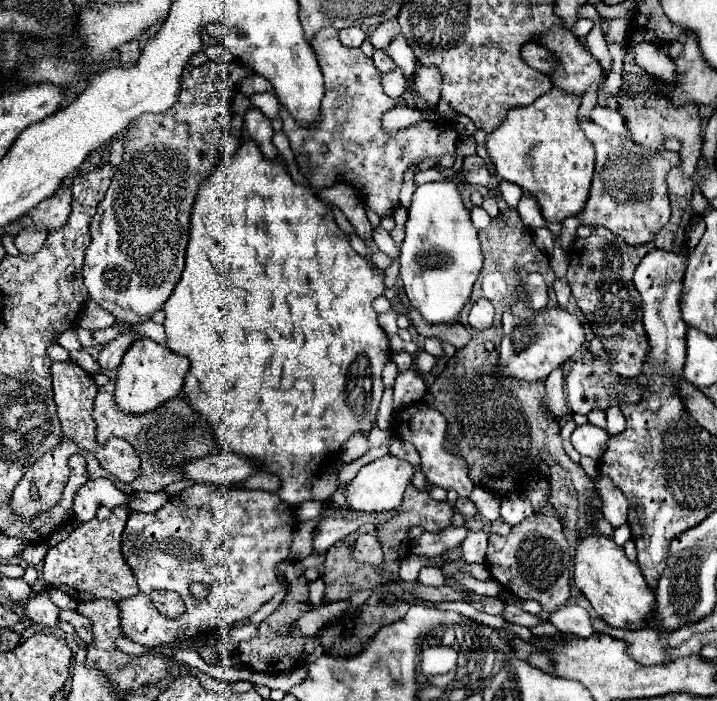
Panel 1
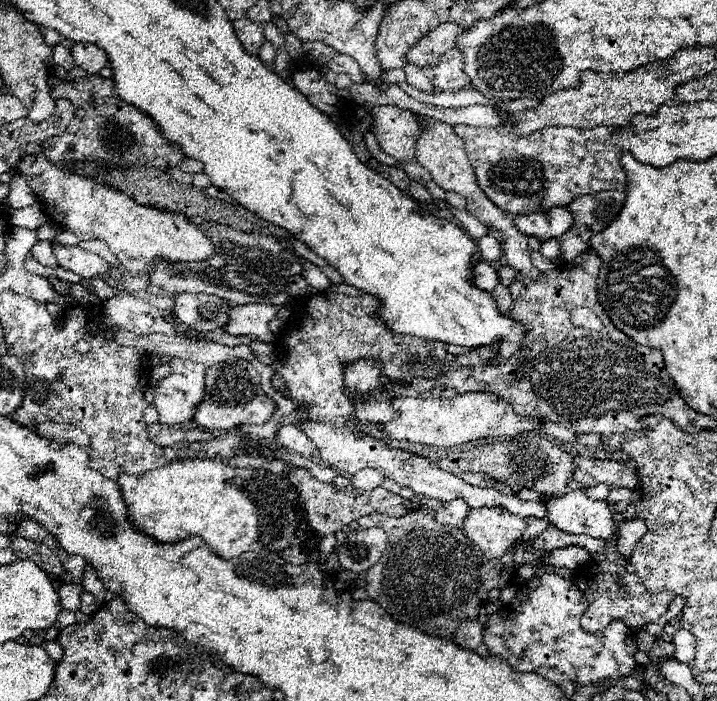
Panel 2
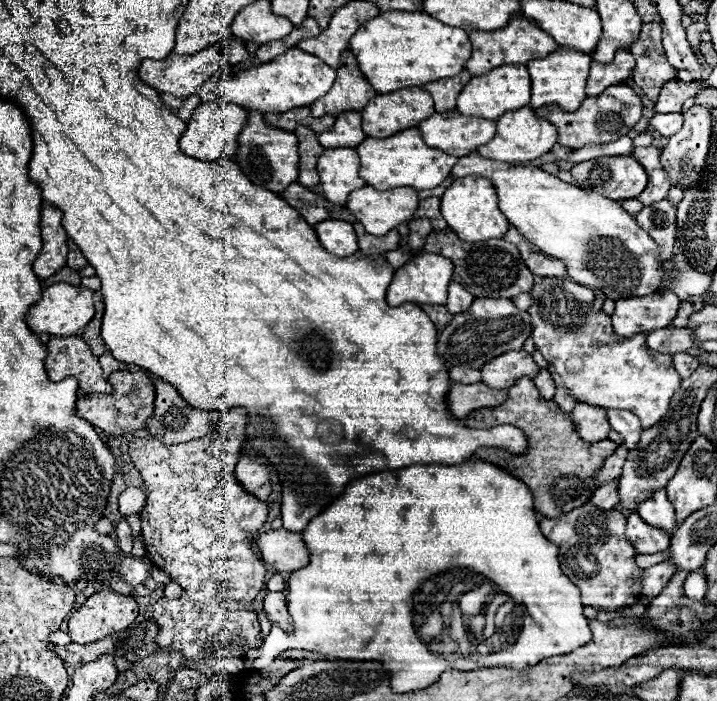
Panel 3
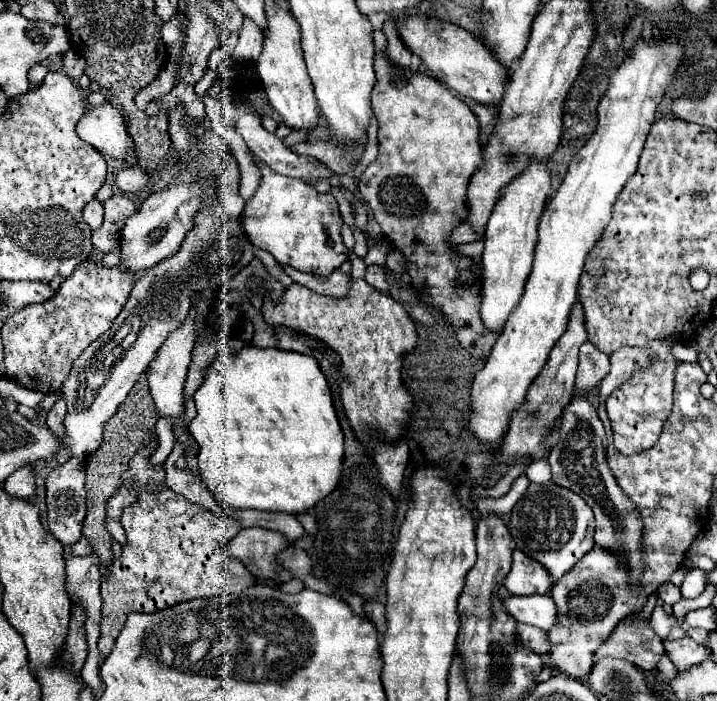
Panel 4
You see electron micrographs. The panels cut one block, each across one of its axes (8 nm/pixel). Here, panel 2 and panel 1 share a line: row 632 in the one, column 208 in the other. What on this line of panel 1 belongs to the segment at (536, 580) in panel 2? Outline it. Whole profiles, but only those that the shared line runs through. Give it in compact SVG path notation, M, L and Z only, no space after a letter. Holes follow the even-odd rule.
M194 484L190 488L184 488L156 512L130 512L126 528L122 532L122 556L138 580L140 594L118 602L120 628L124 636L136 644L162 646L188 638L200 638L212 630L234 626L236 622L252 616L256 610L260 610L262 604L272 600L274 594L288 592L288 588L282 586L276 578L276 562L288 558L294 540L294 528L294 512L288 506L282 506L280 498L274 492L242 488L220 490L214 484ZM194 582L208 586L208 596L204 600L196 600L190 594L190 584ZM152 590L178 592L186 604L186 612L178 618L162 616L148 596Z

